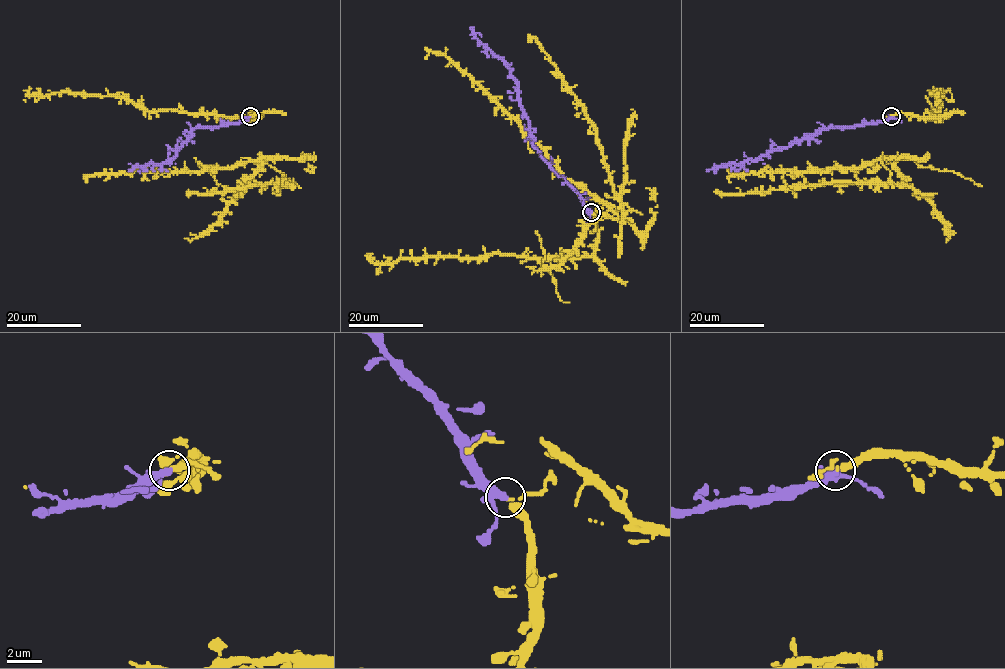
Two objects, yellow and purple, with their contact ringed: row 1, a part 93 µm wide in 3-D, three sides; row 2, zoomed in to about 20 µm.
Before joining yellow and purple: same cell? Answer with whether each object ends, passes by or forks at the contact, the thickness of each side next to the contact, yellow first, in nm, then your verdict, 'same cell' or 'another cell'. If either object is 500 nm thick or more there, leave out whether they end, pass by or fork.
yellow passes by; purple forks there; 220 nm thick on the yellow side, 260 nm on the other; same cell

